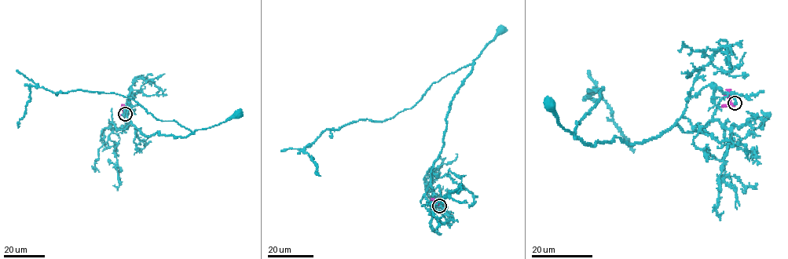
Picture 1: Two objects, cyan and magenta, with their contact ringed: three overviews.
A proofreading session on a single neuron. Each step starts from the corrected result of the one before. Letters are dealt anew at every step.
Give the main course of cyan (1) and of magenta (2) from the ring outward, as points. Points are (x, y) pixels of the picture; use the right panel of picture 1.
1: (734, 103), (732, 96), (705, 85), (656, 136), (627, 144), (615, 136), (590, 145), (561, 127), (550, 104)
2: (734, 103), (730, 103), (731, 91)

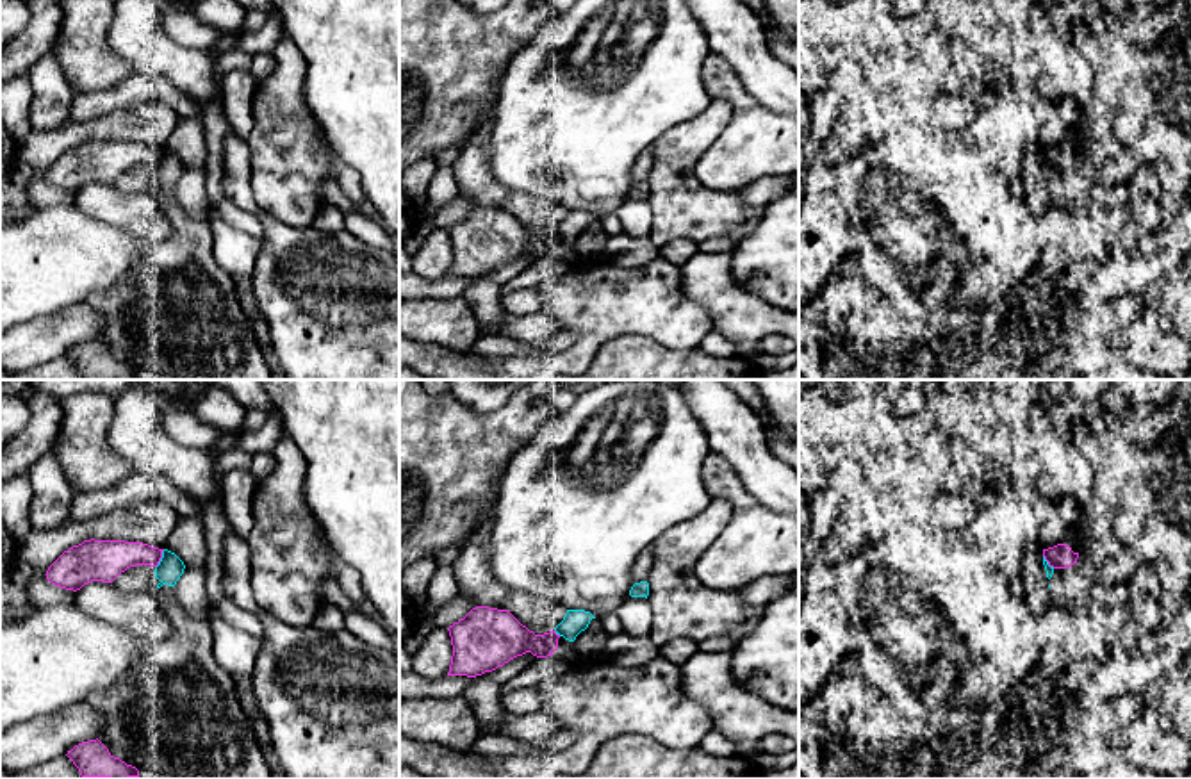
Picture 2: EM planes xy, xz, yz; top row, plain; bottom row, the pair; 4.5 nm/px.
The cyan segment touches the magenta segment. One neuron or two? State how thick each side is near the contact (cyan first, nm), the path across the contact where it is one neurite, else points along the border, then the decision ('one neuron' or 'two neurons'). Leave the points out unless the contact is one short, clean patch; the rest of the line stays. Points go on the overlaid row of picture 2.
calibres 120 and 180 nm; two neurons

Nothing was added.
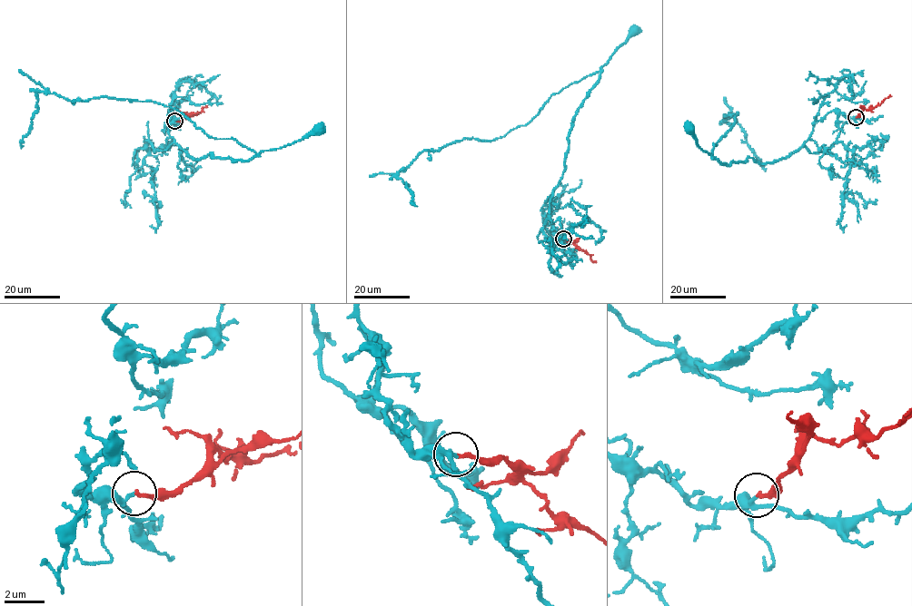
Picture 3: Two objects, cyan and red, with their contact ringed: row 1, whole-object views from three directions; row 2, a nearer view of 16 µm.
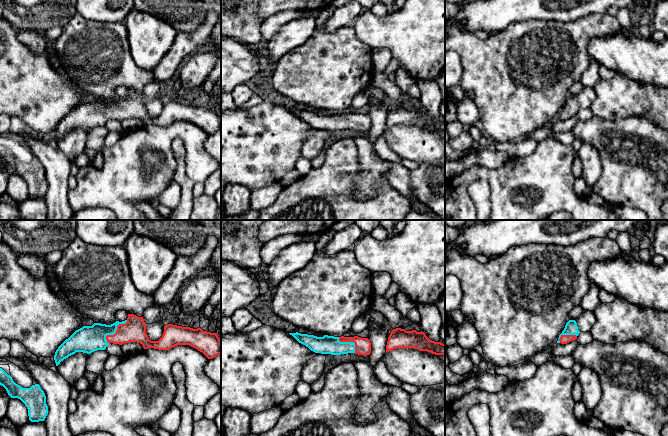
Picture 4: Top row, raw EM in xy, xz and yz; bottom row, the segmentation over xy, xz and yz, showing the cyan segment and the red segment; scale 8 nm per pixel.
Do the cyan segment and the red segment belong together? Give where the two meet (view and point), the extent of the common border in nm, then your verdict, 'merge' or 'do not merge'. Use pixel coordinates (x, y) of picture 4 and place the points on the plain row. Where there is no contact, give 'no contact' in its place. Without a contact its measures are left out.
meets cyan in xy at (115, 108); contact 240 nm long; merge

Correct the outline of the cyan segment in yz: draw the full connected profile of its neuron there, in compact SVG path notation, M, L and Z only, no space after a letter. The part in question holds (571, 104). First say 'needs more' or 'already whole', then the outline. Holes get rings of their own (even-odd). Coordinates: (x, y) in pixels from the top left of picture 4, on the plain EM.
needs more; M569 96L562 109L559 111L557 119L567 120L577 115L580 107L575 96Z

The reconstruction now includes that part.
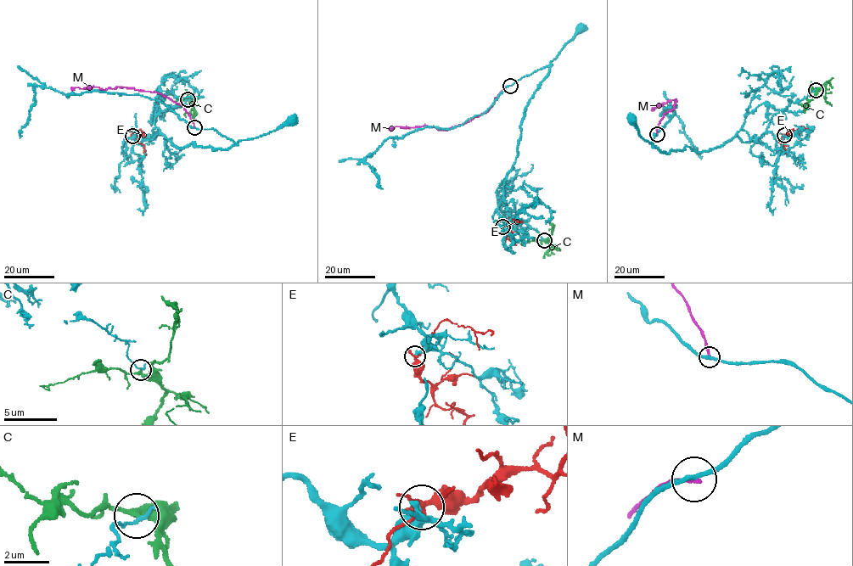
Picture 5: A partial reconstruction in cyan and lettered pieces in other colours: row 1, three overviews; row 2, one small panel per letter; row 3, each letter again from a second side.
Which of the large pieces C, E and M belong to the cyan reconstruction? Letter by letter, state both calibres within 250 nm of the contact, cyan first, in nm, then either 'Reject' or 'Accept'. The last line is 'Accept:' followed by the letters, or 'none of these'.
C: Thickness 170 nm (cyan) against 240 nm. Reject
E: Thickness 280 nm (cyan) against 320 nm. Reject
M: Thickness 220 nm (cyan) against 180 nm. Reject
Accept: none of these

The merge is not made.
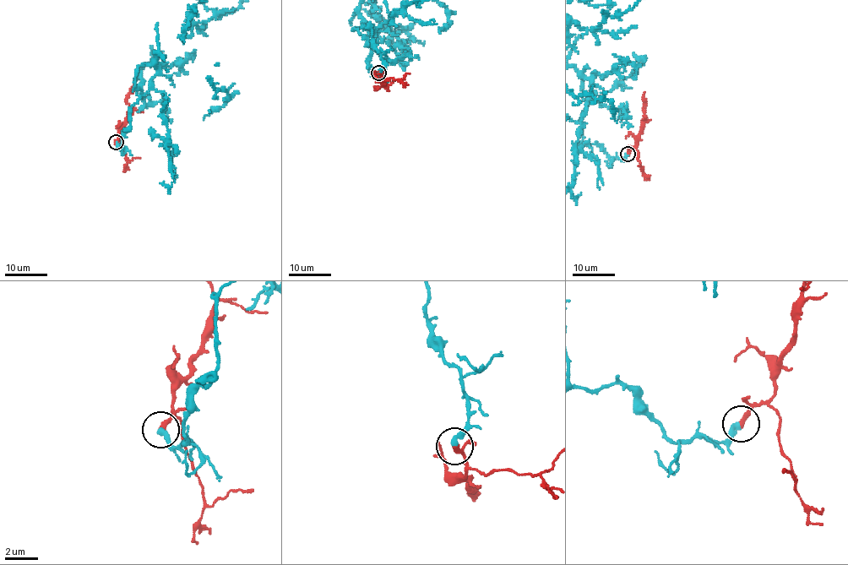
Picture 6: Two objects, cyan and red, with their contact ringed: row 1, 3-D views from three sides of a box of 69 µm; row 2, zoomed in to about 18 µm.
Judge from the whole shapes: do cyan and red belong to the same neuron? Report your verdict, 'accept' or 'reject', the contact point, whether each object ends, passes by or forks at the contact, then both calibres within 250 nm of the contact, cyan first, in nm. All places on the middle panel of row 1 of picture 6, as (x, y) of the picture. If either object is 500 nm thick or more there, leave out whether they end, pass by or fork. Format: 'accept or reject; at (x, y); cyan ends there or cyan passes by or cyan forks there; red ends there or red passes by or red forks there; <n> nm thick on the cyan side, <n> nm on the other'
accept; at (378, 73); cyan ends there; red ends there; 360 nm thick on the cyan side, 340 nm on the other

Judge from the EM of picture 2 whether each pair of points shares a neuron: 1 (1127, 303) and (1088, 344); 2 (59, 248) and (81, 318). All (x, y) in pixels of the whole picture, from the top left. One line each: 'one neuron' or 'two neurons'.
1: one neuron
2: two neurons

